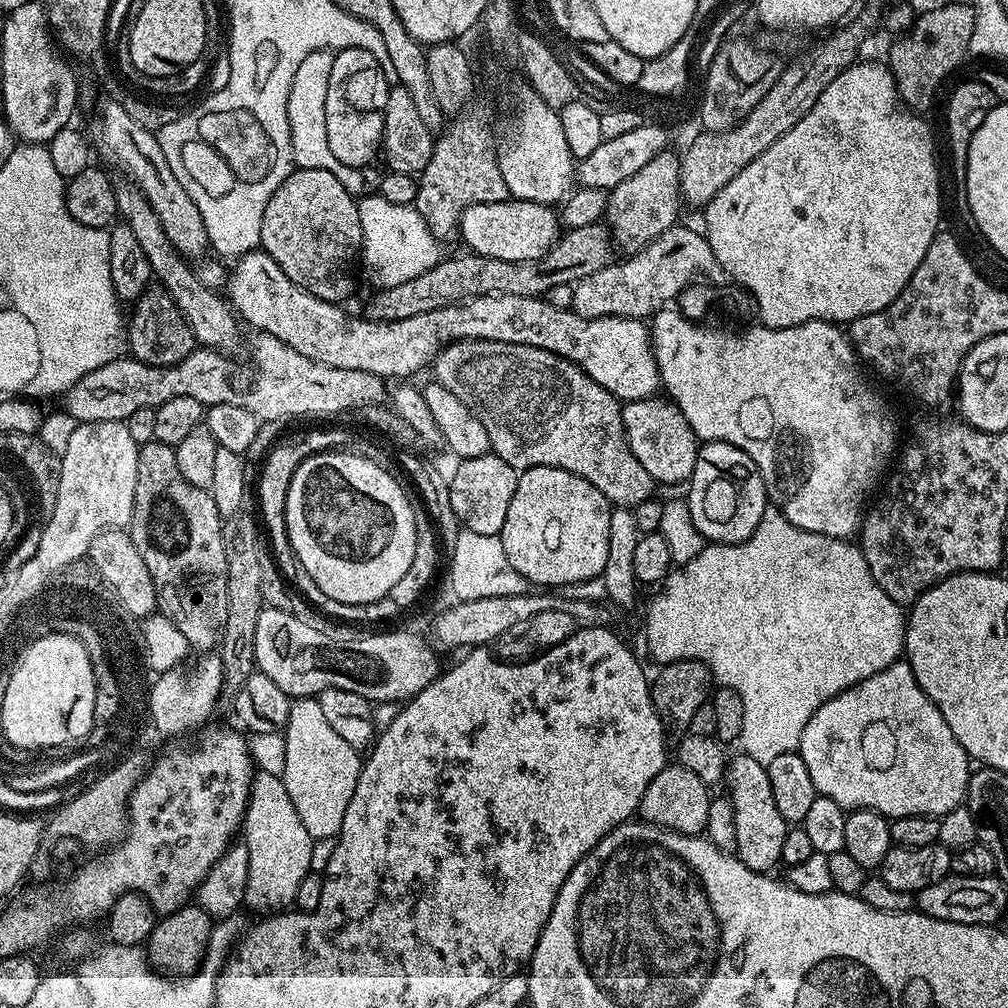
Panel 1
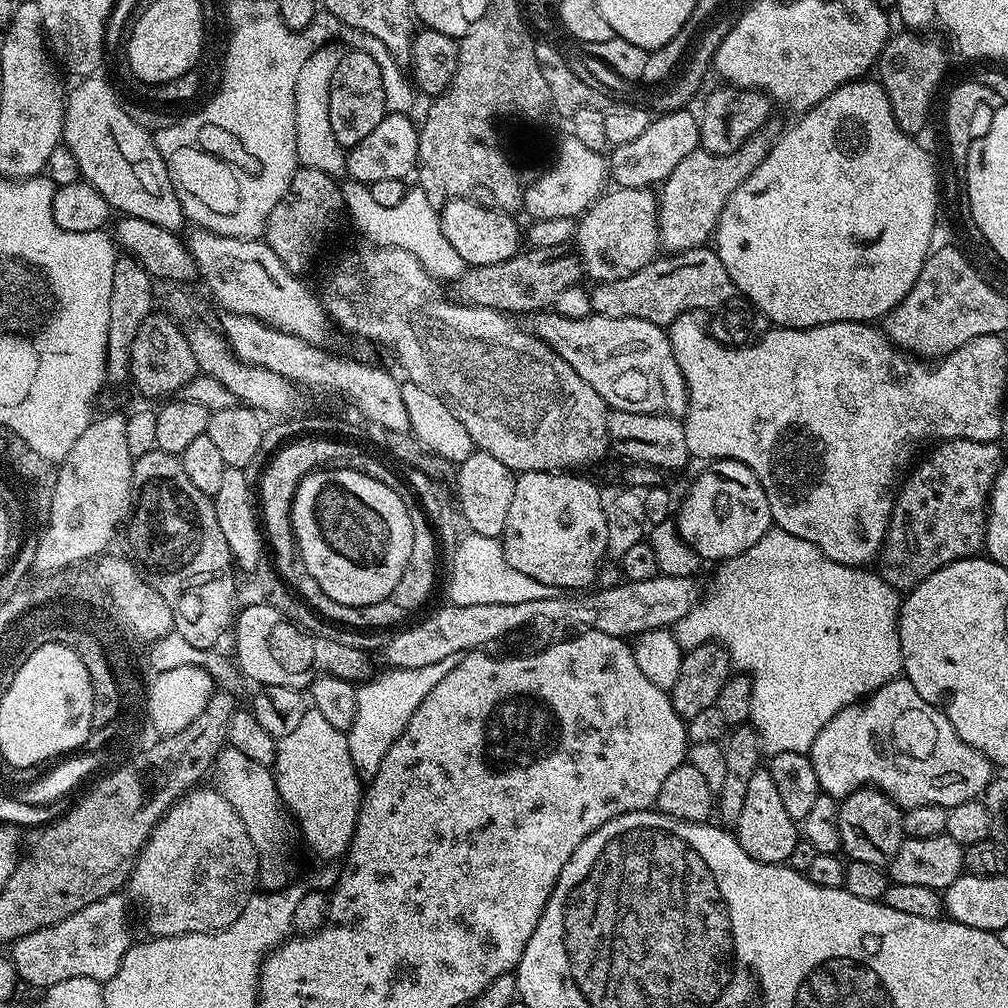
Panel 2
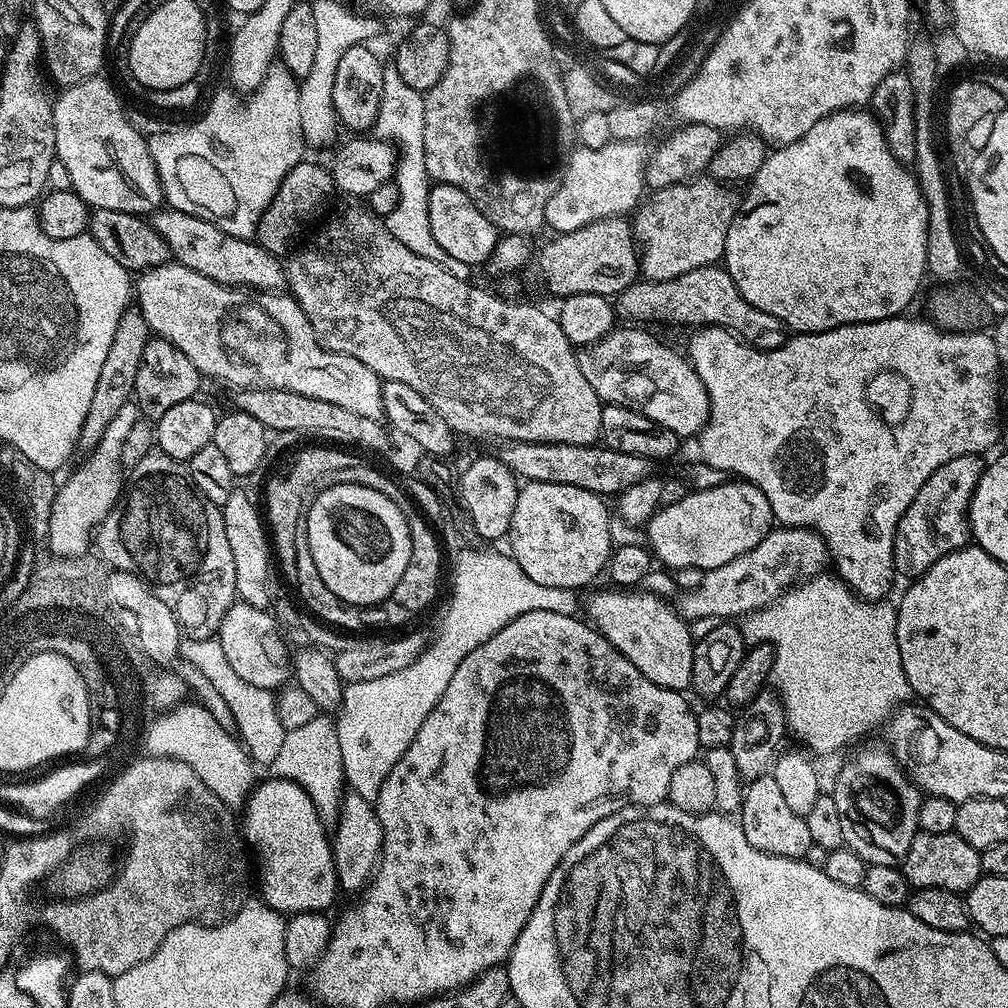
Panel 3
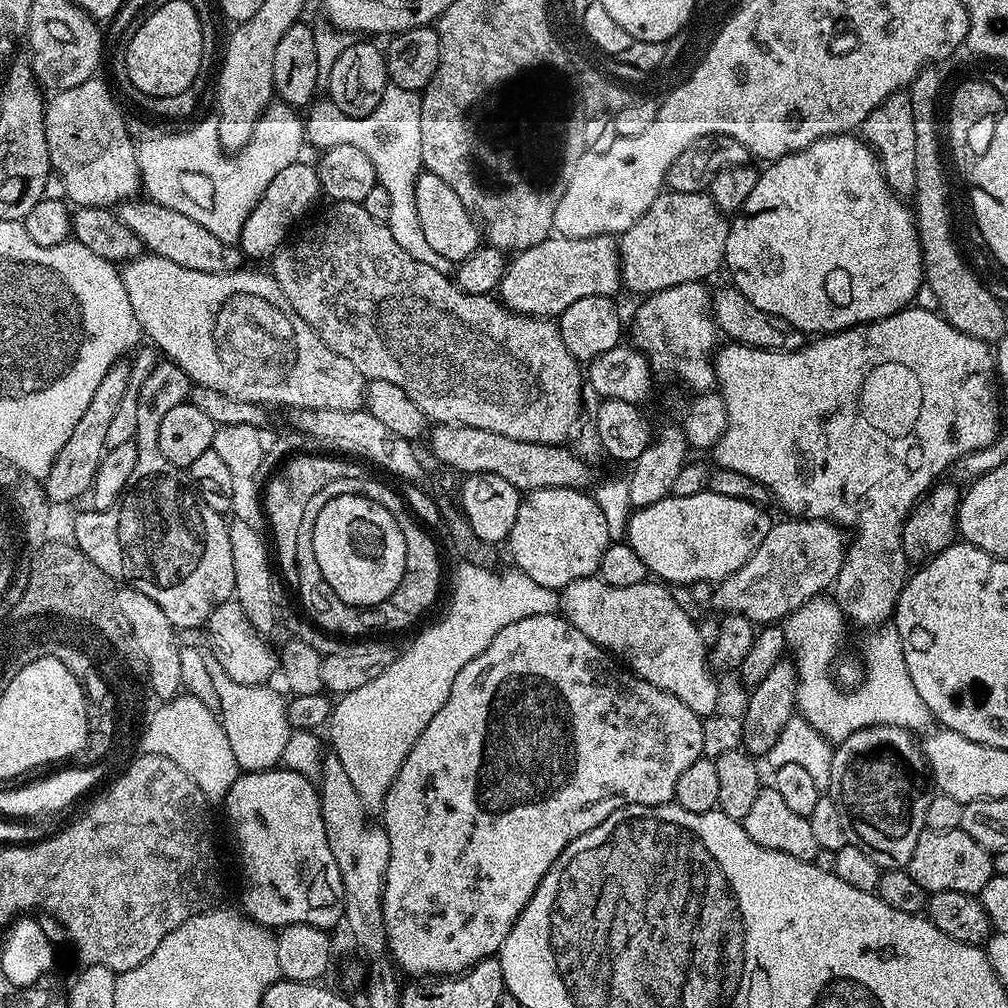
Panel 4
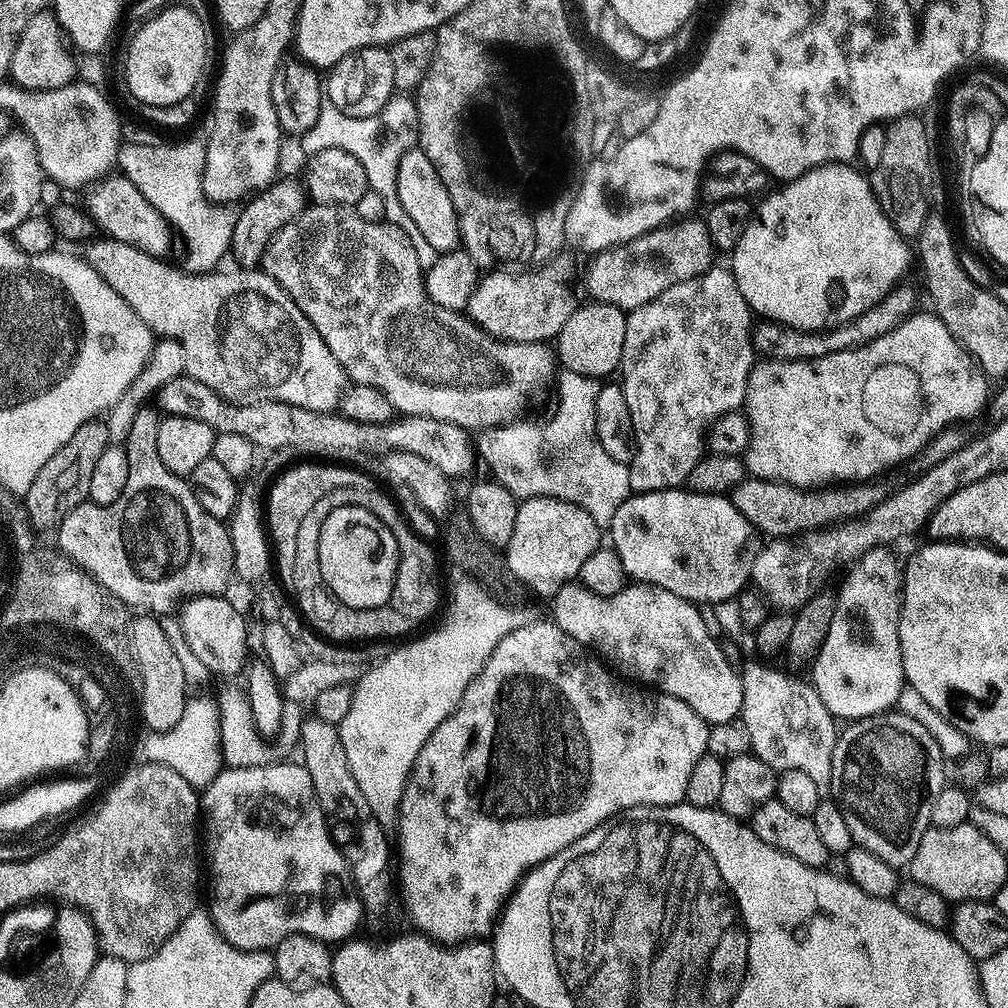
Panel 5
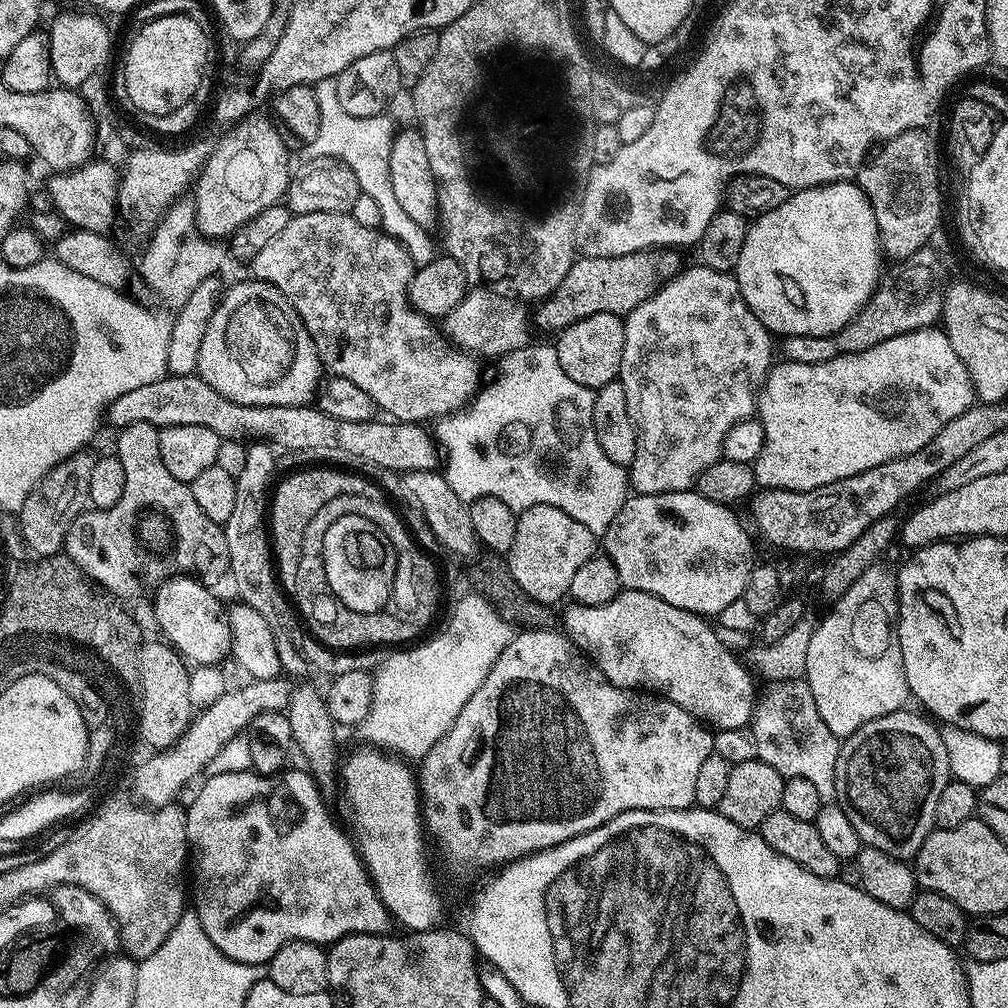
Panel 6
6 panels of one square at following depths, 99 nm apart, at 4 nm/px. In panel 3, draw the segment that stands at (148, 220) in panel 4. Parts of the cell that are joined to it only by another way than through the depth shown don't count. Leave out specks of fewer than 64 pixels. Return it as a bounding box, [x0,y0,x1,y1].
[150,207,285,290]

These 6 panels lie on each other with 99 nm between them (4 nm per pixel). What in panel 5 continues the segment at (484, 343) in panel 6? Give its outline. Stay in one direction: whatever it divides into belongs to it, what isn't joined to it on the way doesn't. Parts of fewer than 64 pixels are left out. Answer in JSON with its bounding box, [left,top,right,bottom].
[467,262,578,344]

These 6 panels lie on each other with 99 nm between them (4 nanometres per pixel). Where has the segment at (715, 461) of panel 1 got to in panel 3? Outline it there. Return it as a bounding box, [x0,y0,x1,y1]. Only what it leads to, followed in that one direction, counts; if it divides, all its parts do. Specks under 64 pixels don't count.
[646,478,774,570]

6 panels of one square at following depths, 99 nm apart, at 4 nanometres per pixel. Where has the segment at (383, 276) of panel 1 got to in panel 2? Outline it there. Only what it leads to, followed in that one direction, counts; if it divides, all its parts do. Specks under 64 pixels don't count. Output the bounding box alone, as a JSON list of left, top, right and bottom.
[352,186,466,282]

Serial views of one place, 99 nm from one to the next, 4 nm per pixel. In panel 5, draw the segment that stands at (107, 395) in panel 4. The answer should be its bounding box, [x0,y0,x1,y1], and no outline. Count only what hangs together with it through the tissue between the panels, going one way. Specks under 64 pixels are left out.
[22,418,110,530]

